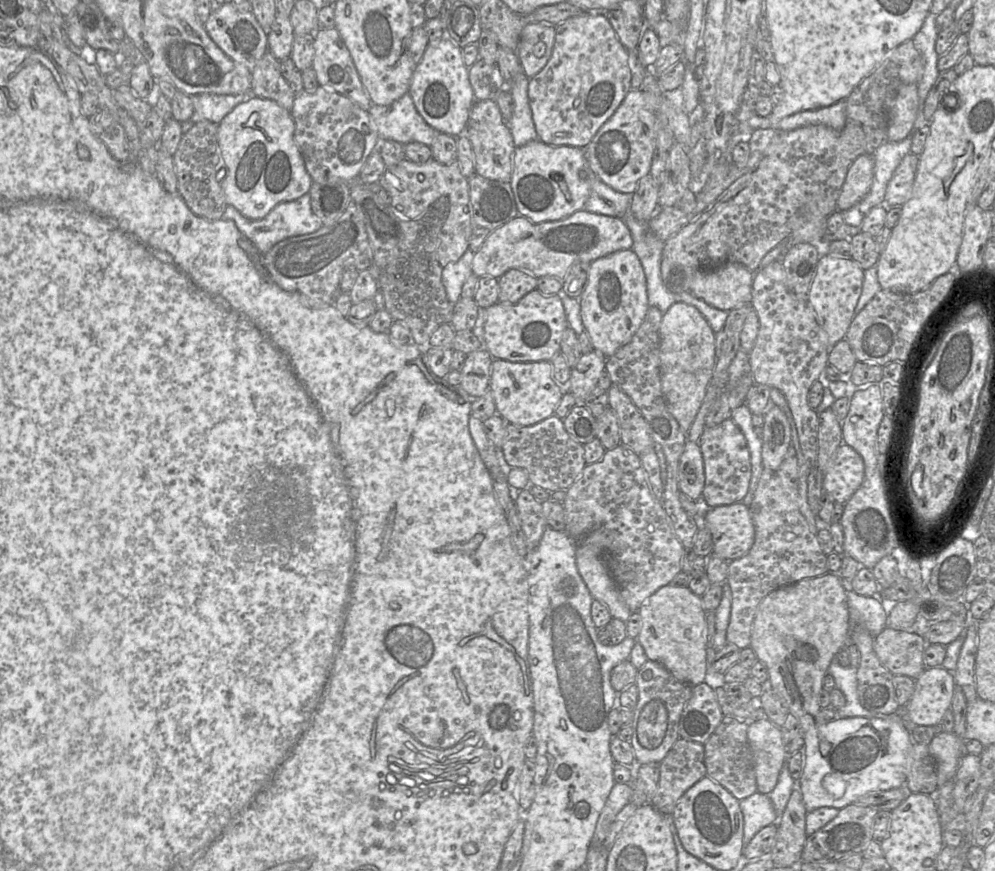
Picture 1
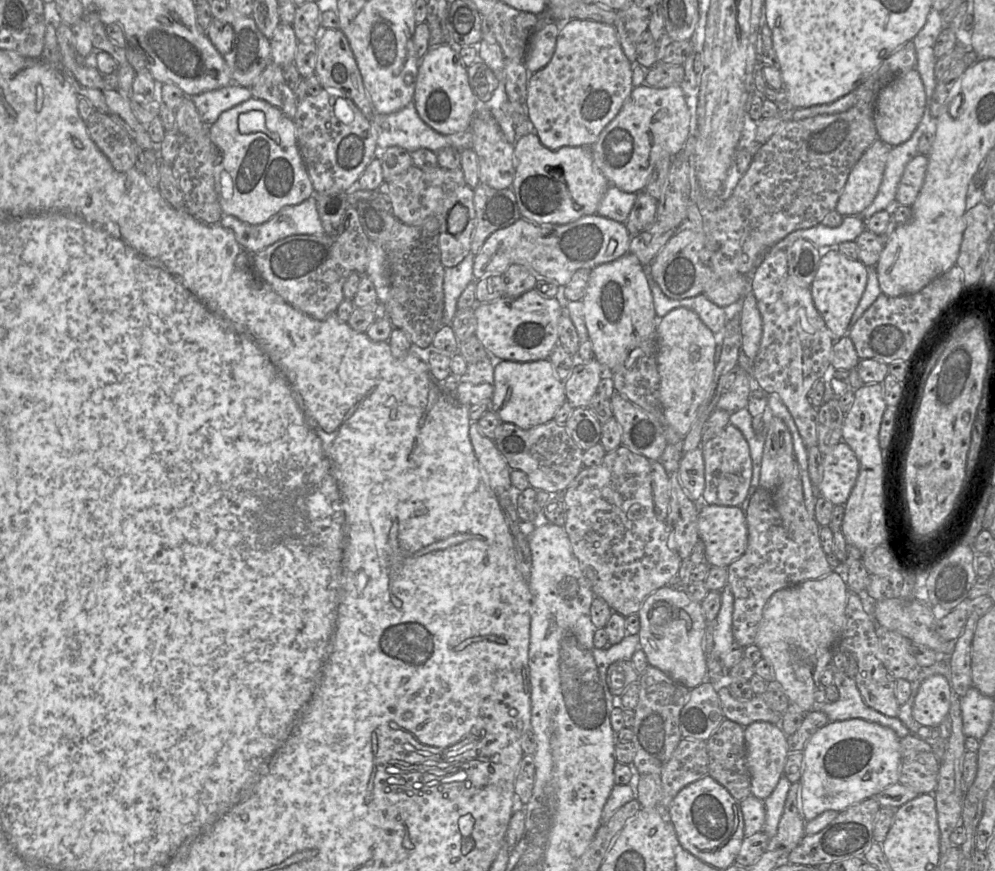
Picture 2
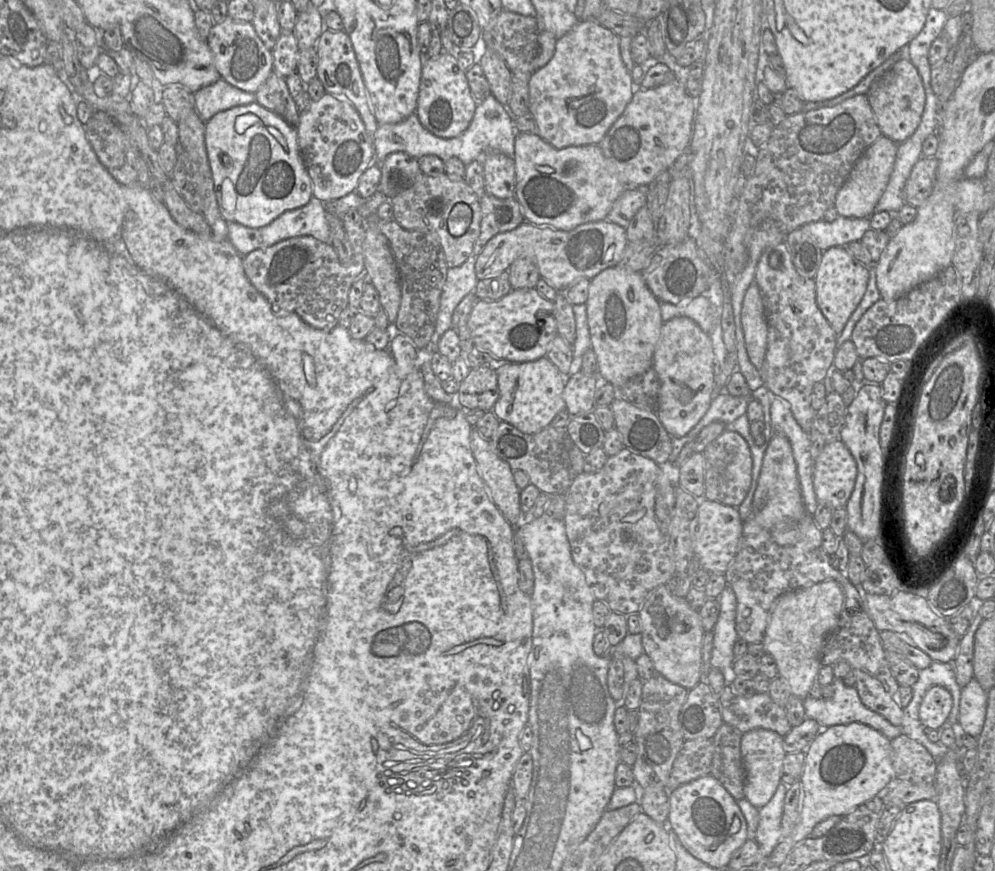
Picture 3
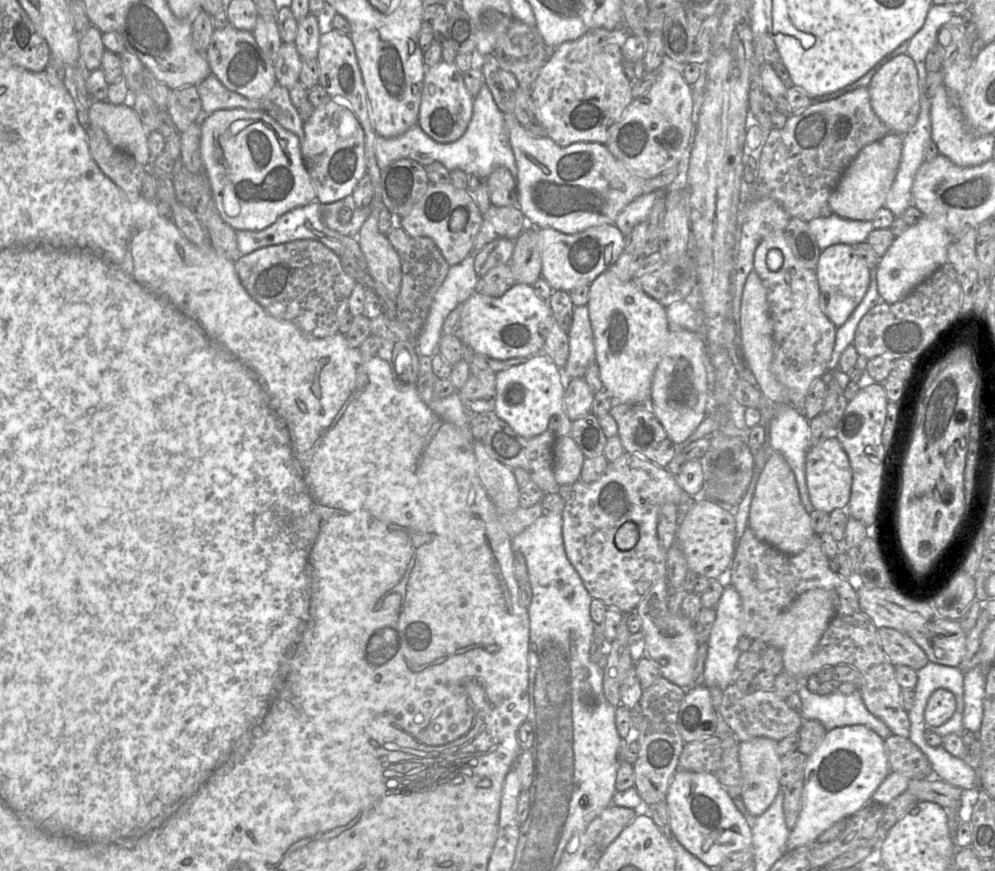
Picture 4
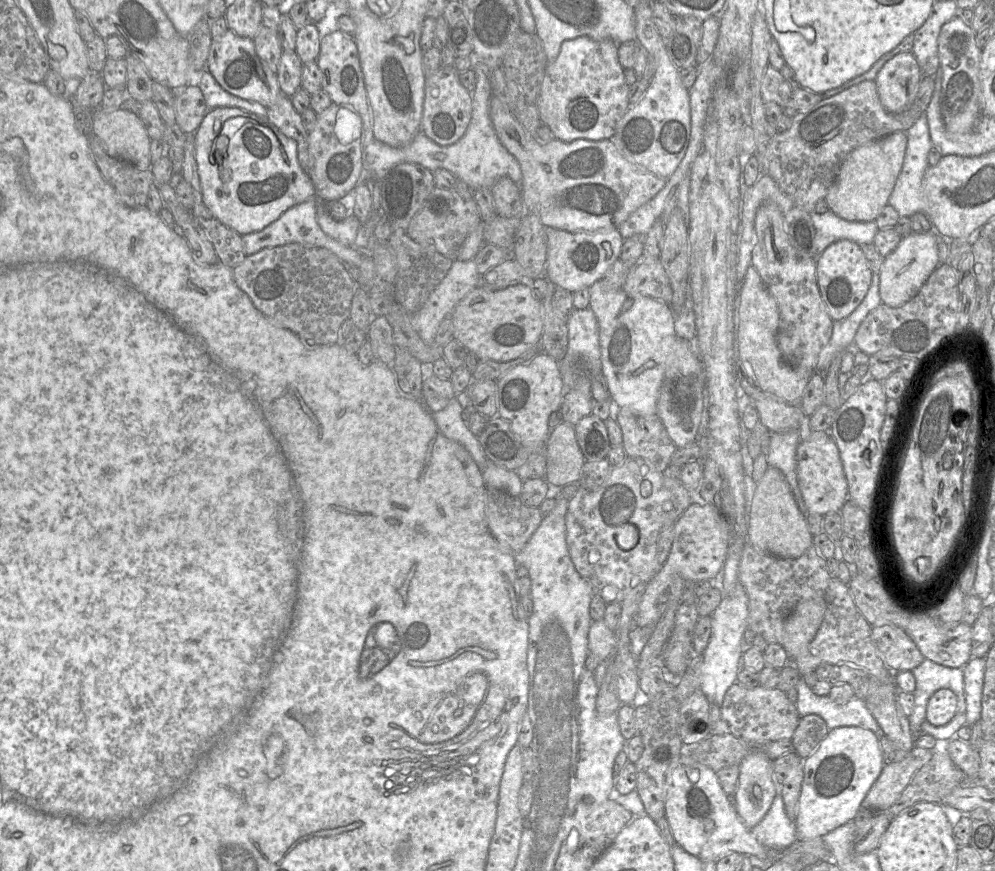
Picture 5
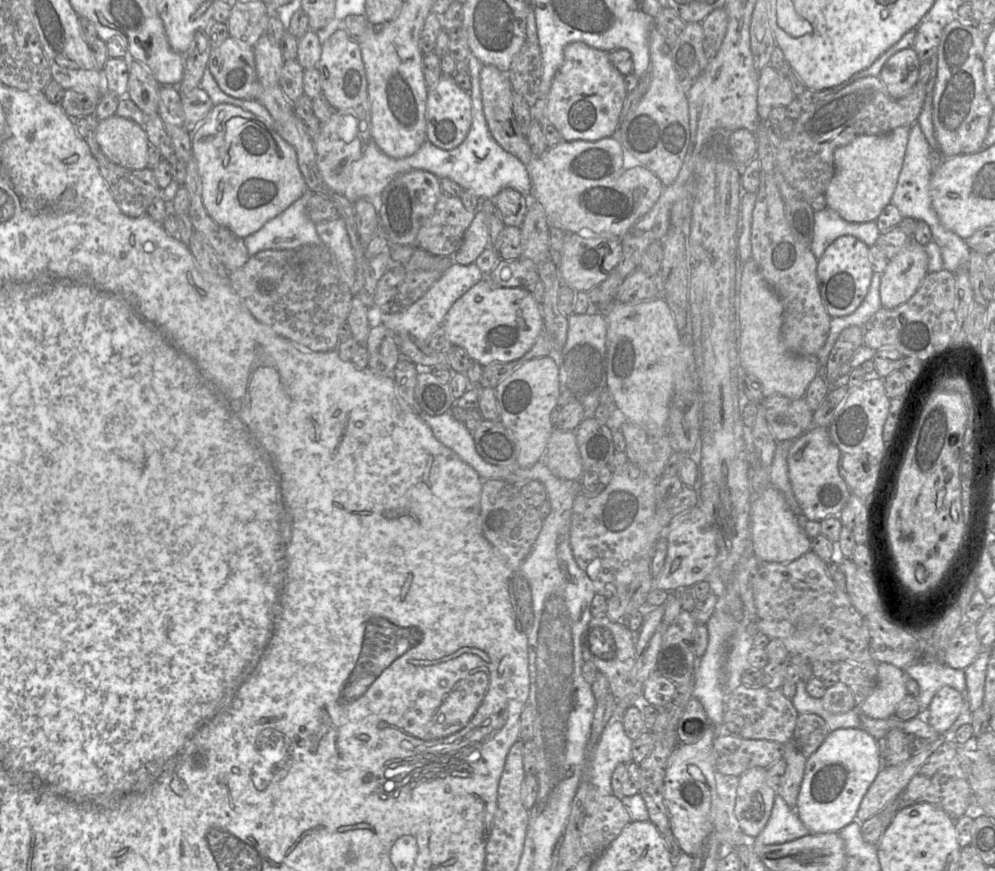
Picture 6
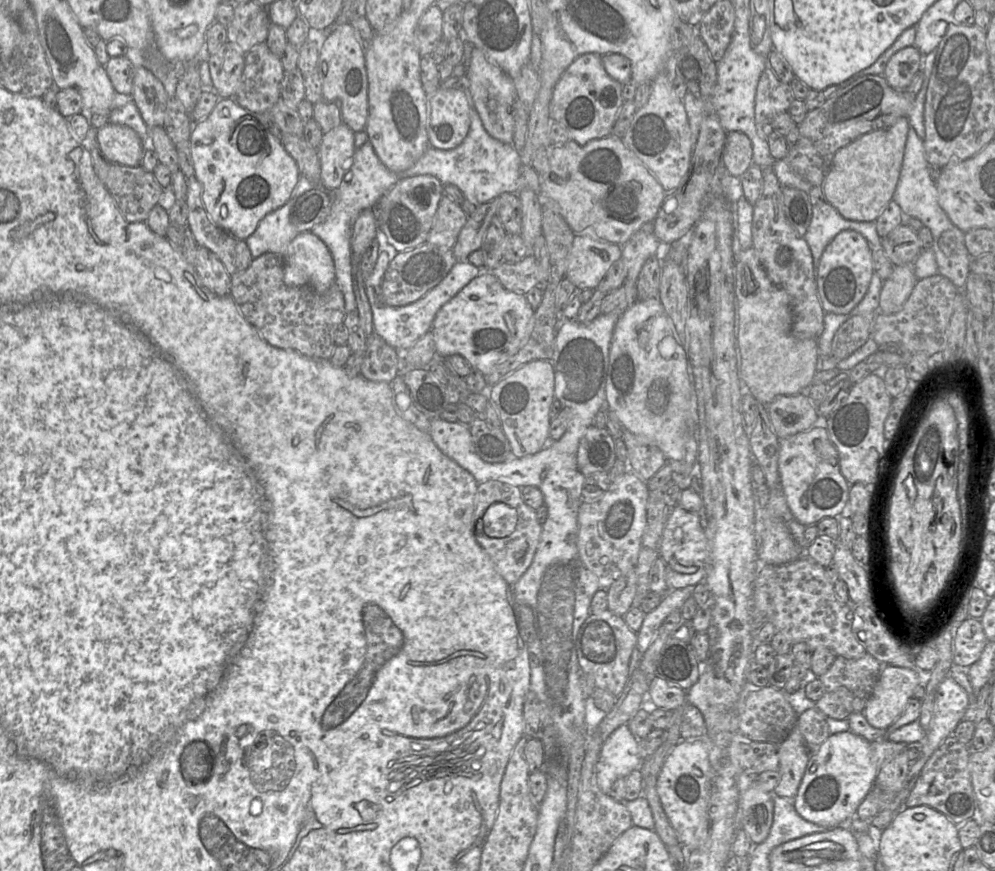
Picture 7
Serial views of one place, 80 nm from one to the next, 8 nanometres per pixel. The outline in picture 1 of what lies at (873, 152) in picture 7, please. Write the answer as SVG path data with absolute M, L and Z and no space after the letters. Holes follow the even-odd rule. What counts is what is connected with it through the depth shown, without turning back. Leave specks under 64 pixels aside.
M862 154L851 164L837 201L837 210L846 211L870 191L874 177L873 154Z

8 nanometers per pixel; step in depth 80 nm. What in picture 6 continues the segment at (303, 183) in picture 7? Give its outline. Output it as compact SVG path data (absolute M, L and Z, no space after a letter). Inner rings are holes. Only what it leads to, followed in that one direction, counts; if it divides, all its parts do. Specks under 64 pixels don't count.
M309 188L278 216L244 238L250 256L268 250L298 249L304 245L322 245L316 224L306 215L306 205L313 191Z

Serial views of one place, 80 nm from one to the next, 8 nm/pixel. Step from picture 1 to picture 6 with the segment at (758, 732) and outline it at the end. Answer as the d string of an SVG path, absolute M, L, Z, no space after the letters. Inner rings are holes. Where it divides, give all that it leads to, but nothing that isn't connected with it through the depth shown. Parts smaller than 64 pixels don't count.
M766 769L746 770L735 785L734 815L742 832L750 838L755 838L764 829L777 795L776 787L767 783Z

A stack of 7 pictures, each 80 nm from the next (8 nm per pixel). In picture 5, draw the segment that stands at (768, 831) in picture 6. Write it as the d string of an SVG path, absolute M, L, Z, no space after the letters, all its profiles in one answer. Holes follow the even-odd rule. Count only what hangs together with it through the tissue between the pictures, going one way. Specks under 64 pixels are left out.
M780 794L774 797L770 809L751 832L771 852L781 852L798 840L795 821L787 816Z

